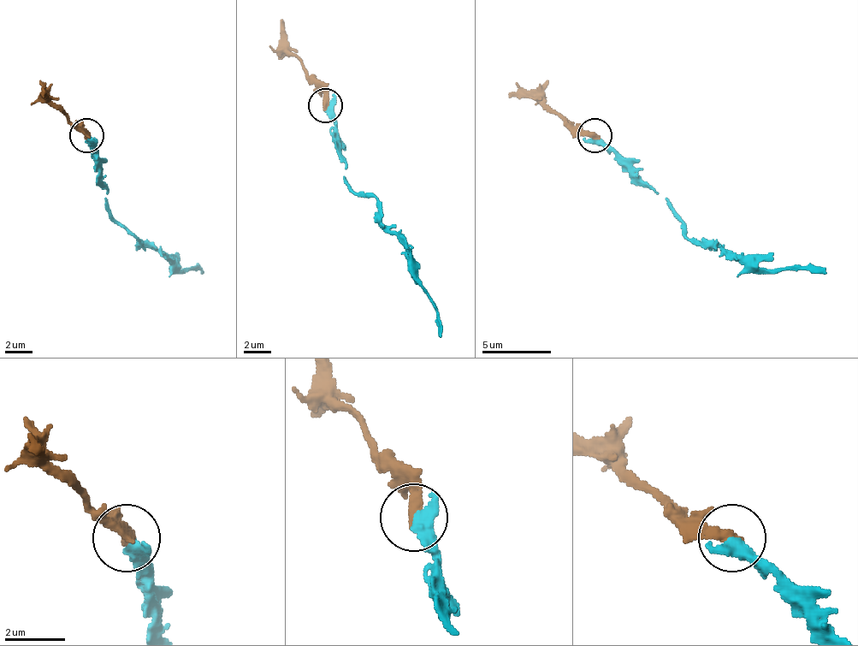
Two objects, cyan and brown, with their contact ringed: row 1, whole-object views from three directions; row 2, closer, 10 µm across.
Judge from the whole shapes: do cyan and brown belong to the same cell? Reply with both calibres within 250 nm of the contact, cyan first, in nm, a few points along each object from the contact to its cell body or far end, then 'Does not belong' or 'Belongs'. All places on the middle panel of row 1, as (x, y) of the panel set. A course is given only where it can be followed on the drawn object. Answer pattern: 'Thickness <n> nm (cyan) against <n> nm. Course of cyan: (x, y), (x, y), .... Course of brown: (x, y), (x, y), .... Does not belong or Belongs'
Thickness 500 nm (cyan) against 420 nm. Course of cyan: (326, 106), (346, 164), (343, 179), (377, 199), (443, 336). Course of brown: (326, 106), (326, 89), (288, 48), (281, 20). Belongs

